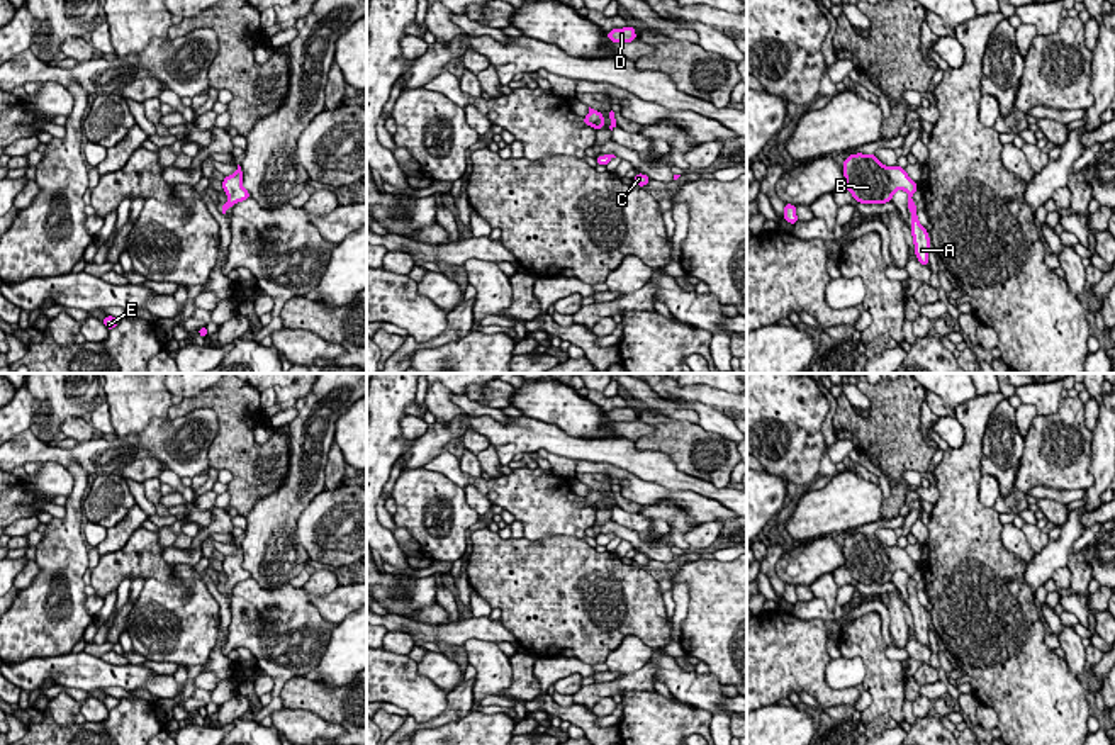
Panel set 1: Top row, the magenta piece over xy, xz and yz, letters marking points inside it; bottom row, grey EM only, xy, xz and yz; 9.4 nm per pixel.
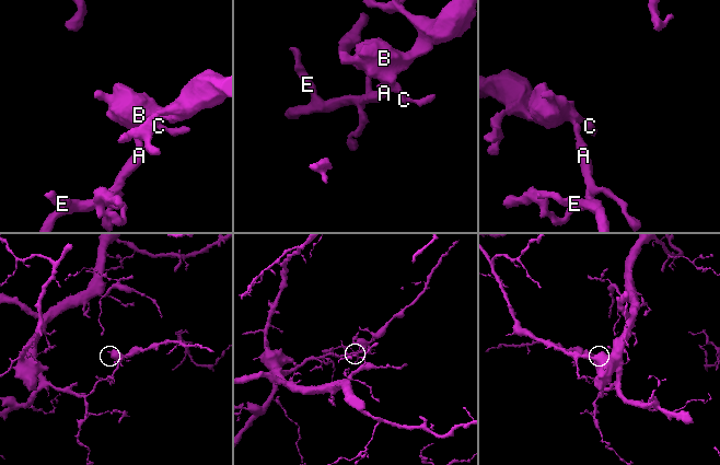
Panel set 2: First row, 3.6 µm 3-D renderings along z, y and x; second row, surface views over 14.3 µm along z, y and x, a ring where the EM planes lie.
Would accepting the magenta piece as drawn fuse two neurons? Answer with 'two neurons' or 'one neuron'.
one neuron

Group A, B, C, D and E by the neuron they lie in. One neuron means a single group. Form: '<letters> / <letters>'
A B C D E

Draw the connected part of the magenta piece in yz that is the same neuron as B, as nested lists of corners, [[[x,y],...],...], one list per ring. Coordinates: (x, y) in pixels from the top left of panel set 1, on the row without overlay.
[[[850,535],[843,541],[845,569],[860,584],[886,584],[893,579],[896,570],[908,574],[908,591],[911,592],[911,616],[915,625],[915,635],[918,641],[927,647],[930,618],[928,611],[920,604],[916,594],[916,584],[911,575],[918,565],[913,562],[906,550],[901,546],[886,546],[876,535]]]

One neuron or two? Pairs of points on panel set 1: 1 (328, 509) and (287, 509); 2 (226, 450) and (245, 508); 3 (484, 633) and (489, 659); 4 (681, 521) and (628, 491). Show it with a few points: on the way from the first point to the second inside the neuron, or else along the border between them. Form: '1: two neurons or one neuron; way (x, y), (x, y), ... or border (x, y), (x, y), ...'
1: two neurons; border (324, 489), (297, 520), (296, 542), (304, 550)
2: one neuron; way (240, 464), (245, 469), (245, 494)
3: two neurons; border (464, 642), (489, 640), (496, 644)
4: two neurons; border (642, 504), (674, 501), (689, 520)

